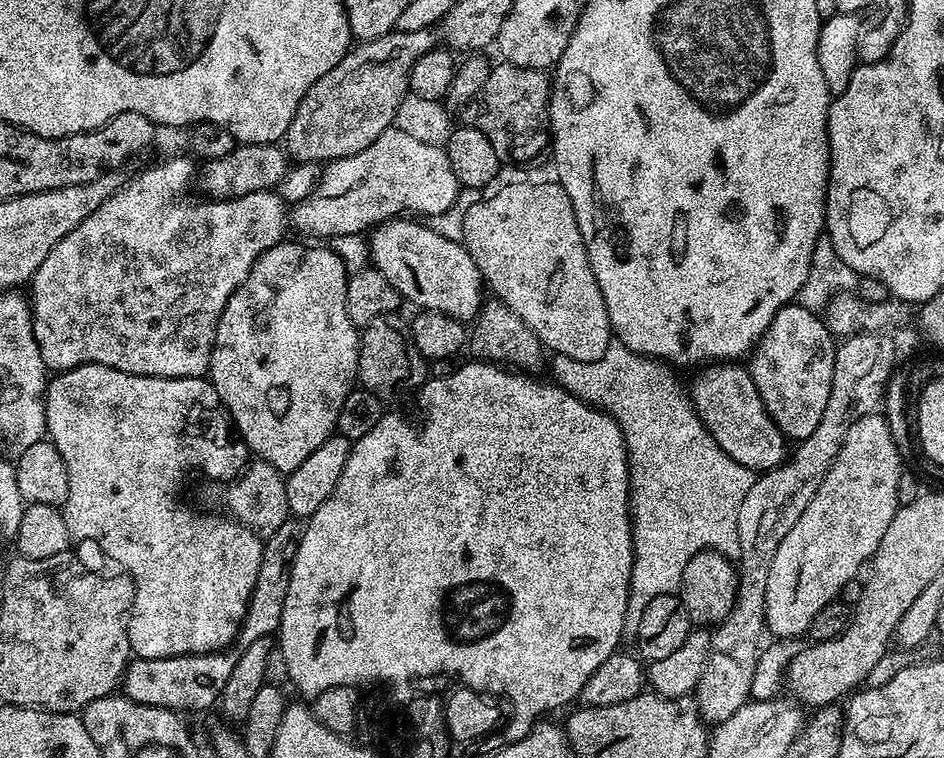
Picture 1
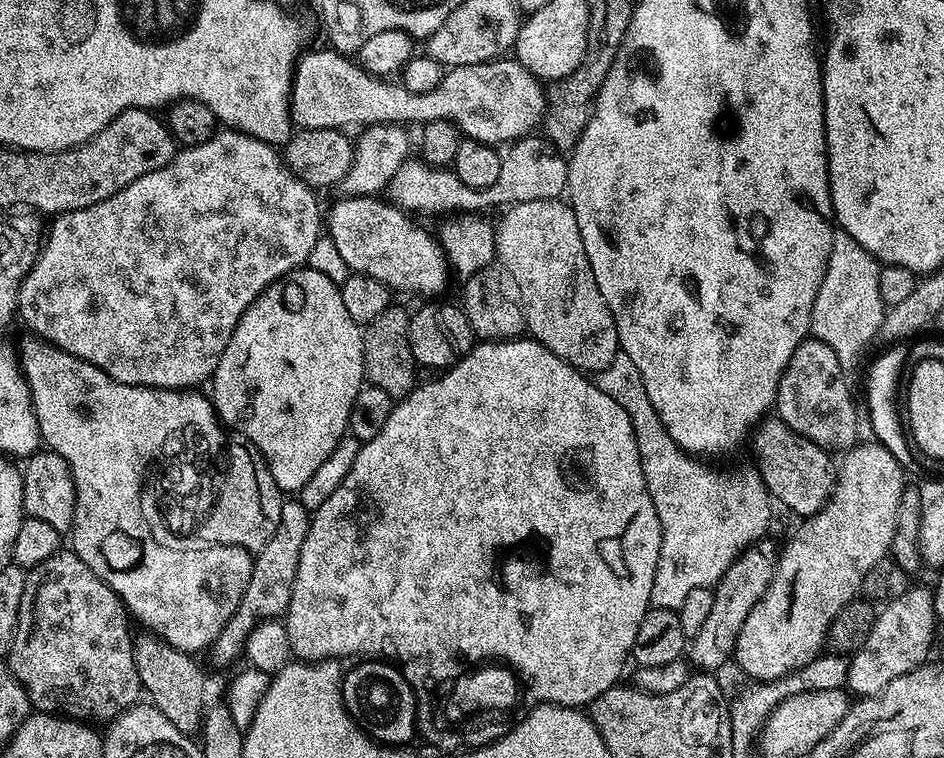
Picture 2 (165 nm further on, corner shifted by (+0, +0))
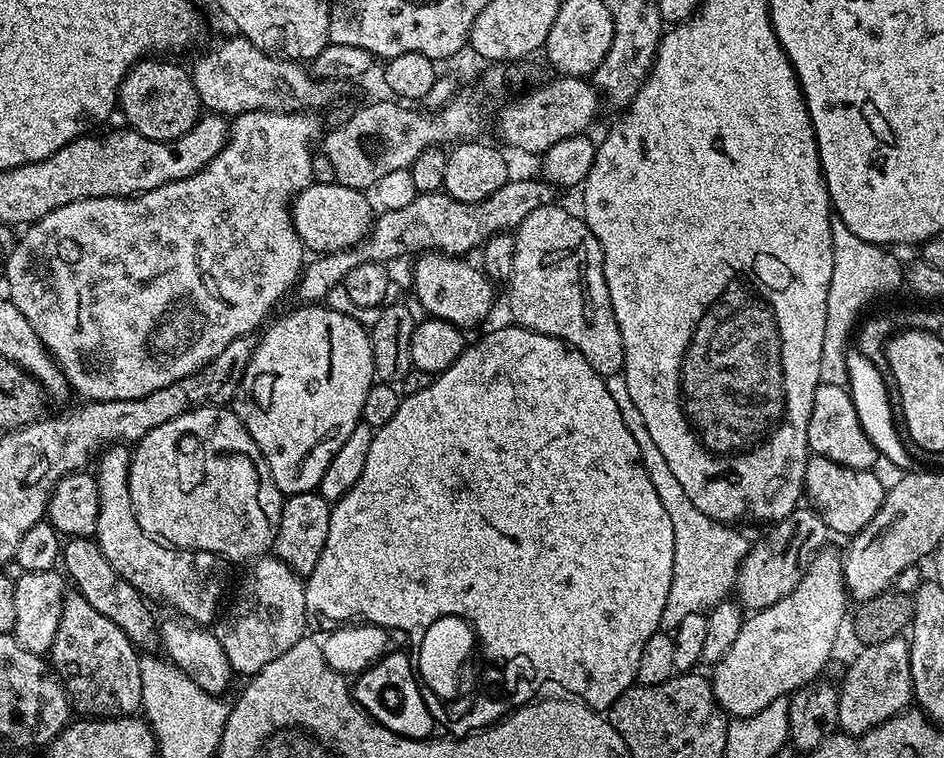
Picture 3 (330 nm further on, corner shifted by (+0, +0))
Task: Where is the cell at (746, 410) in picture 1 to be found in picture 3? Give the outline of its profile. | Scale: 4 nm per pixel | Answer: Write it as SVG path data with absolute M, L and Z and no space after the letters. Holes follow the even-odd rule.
M809 455L804 479L806 500L816 509L829 533L836 535L837 532L843 538L851 538L872 521L874 514L878 514L884 501L886 484L876 474L872 470L859 472L847 468L838 462L830 462L830 458Z

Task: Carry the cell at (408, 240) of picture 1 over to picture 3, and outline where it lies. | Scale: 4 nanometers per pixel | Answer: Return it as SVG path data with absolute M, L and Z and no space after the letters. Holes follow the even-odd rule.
M313 182L298 192L292 201L290 211L296 233L304 243L305 249L312 254L337 252L364 239L372 228L374 219L374 211L372 212L364 196L367 195L361 189L342 186L335 182Z

